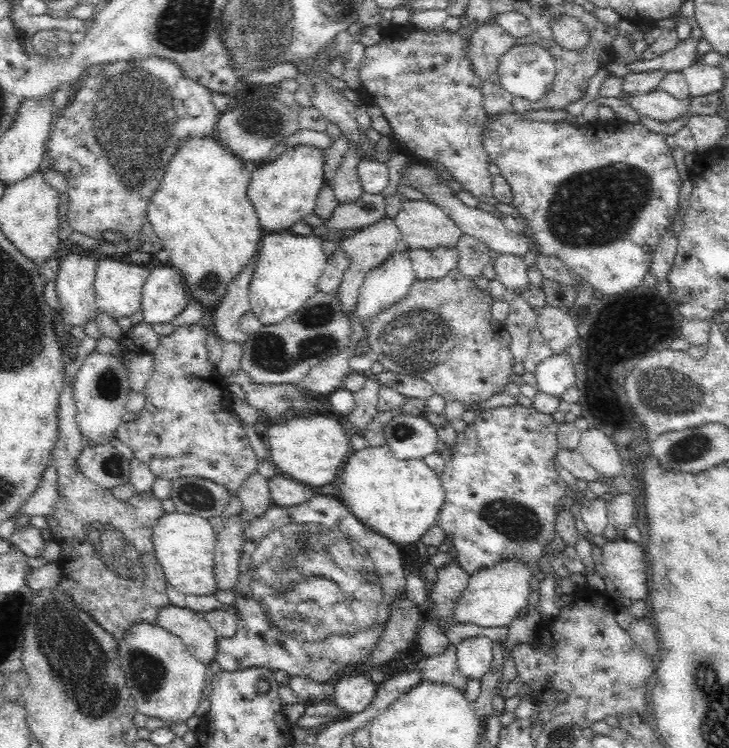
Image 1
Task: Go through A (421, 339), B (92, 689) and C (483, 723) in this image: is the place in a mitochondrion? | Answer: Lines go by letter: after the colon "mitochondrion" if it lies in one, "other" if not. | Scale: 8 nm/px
A: mitochondrion
B: mitochondrion
C: other

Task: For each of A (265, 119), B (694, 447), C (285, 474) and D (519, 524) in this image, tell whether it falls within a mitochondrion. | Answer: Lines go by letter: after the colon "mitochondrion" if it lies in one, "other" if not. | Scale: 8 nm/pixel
A: mitochondrion
B: mitochondrion
C: other
D: mitochondrion

